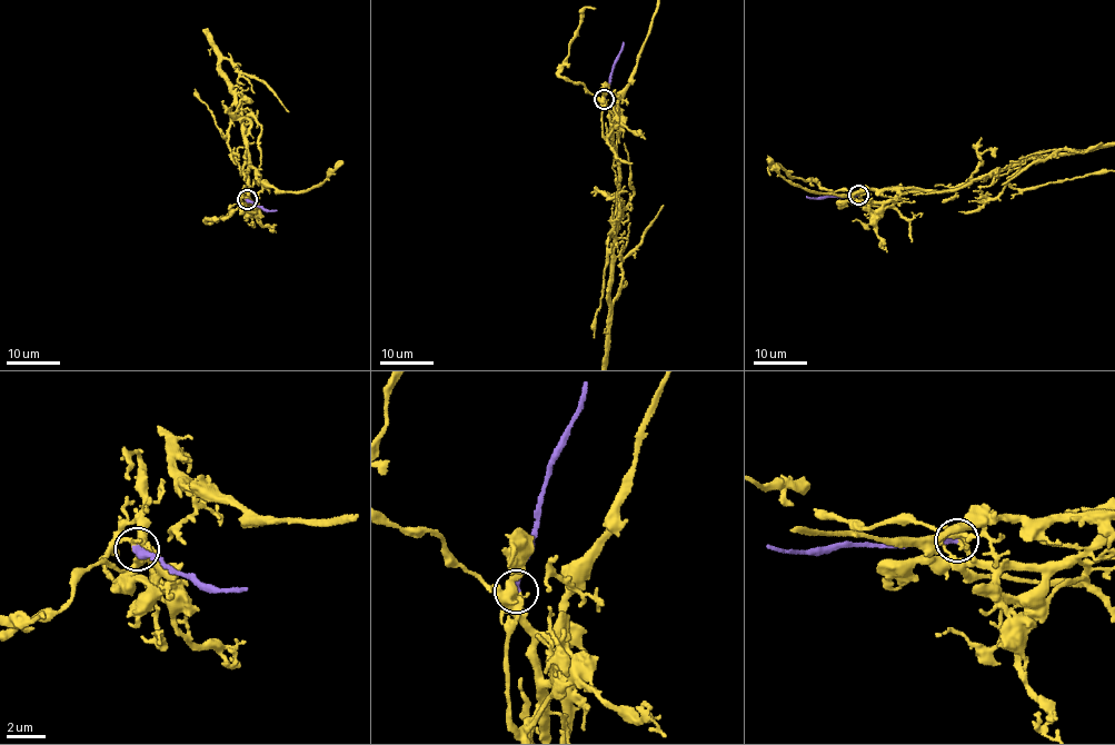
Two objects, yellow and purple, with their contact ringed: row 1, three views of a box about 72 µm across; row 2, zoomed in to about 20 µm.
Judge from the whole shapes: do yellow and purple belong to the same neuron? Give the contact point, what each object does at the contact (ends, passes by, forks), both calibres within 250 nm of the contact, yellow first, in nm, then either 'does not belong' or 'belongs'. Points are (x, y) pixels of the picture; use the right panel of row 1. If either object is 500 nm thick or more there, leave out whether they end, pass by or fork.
place (858, 195); yellow passes by; purple ends; calibres 240 and 400 nm; belongs

